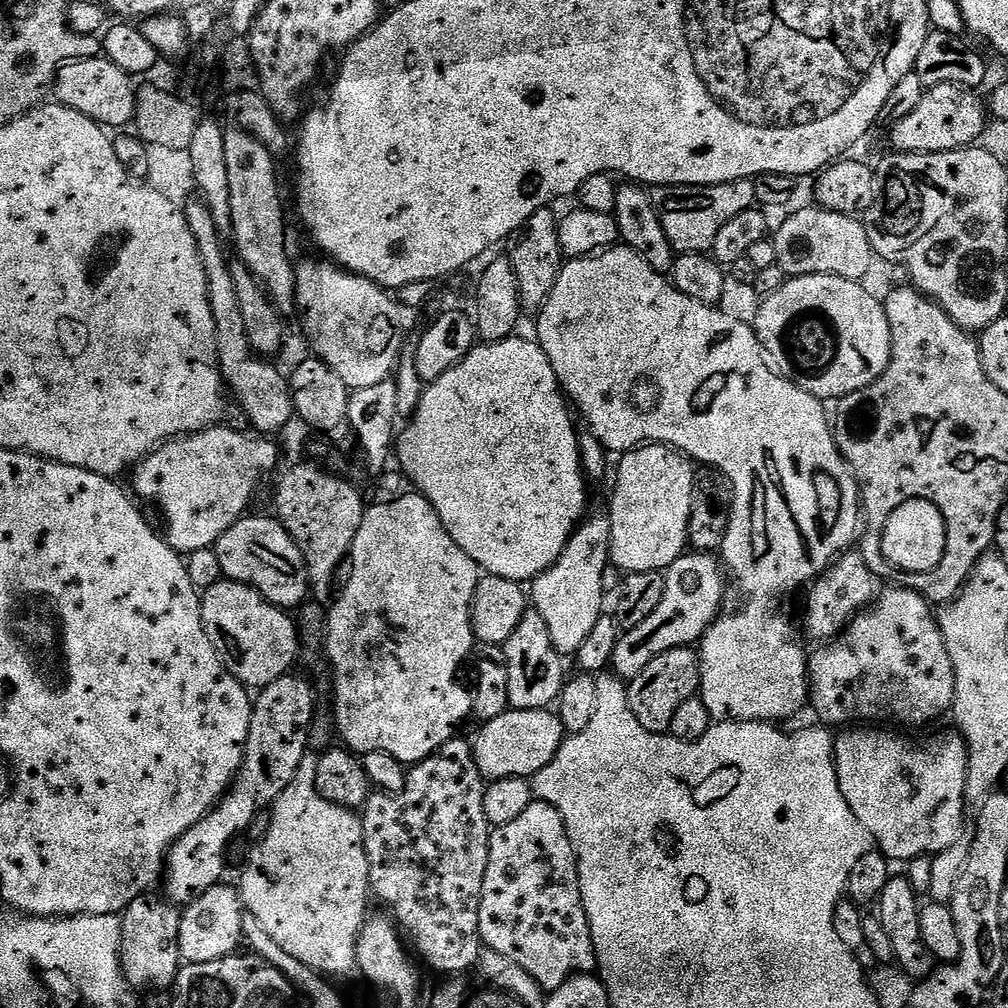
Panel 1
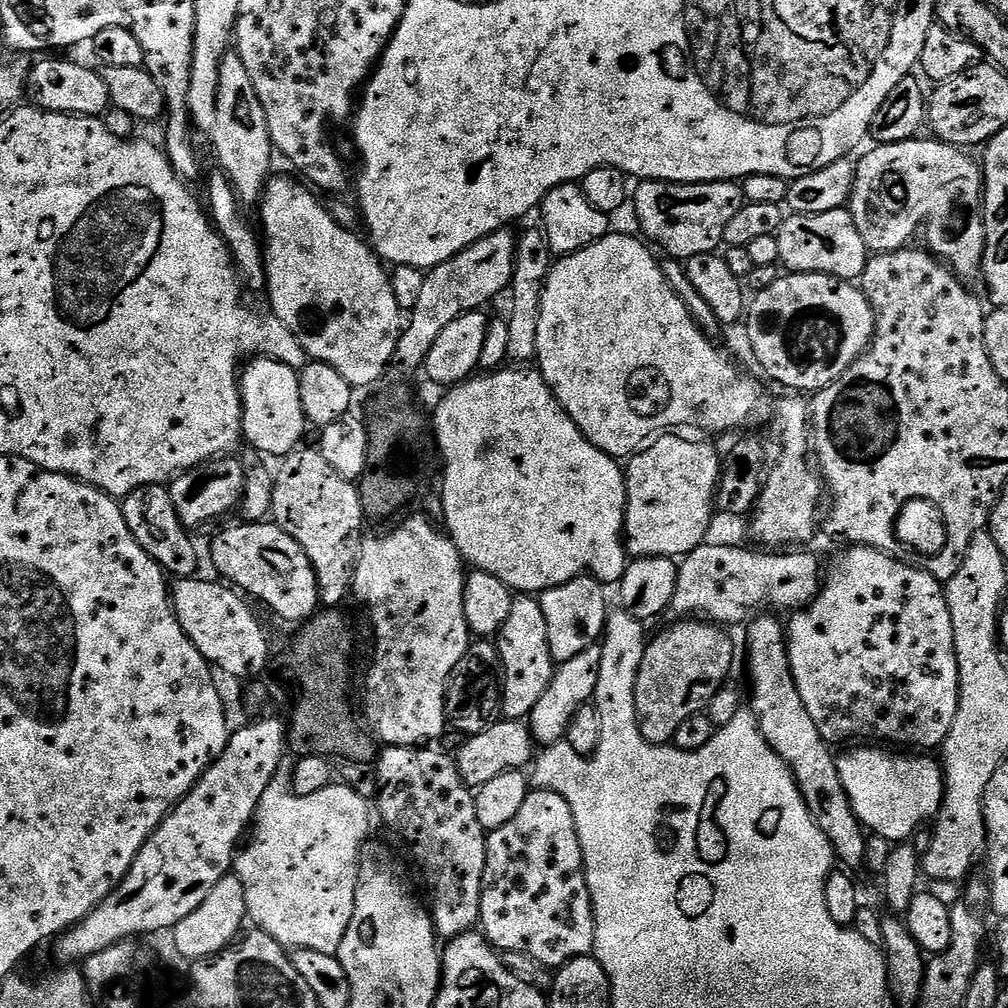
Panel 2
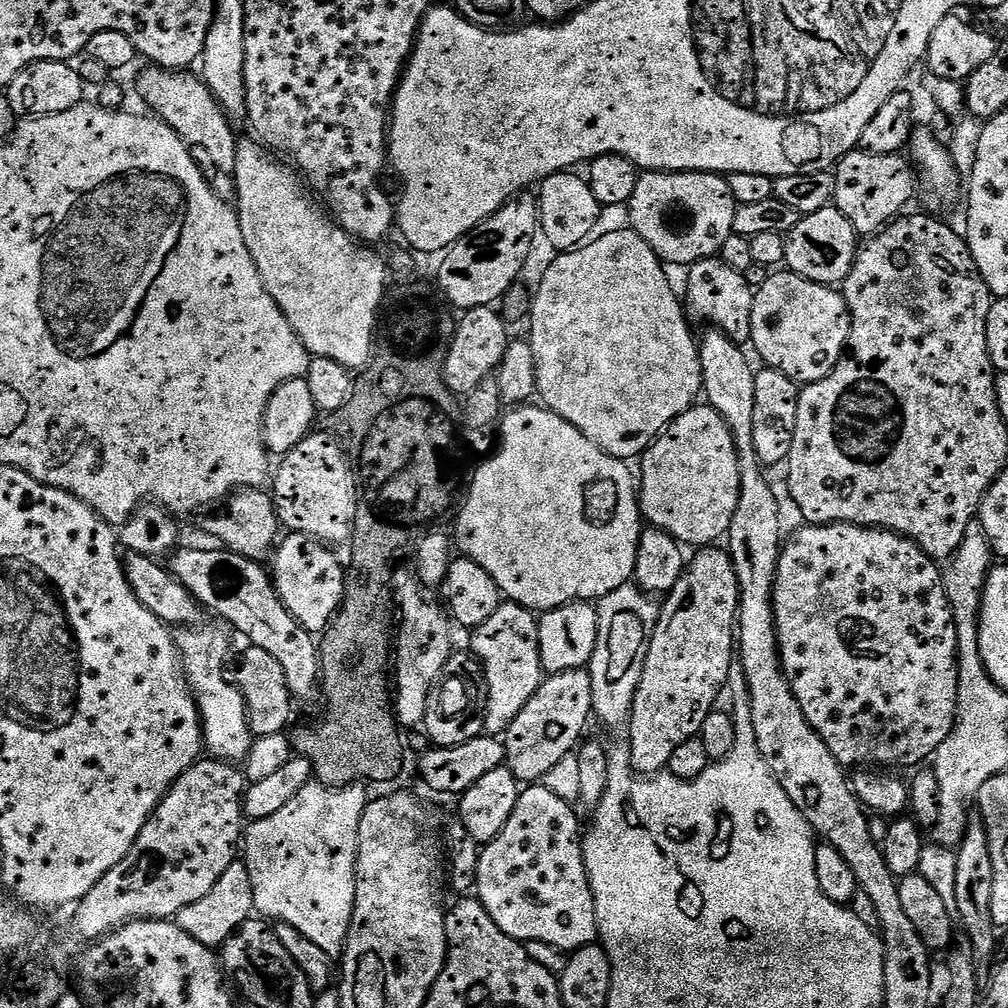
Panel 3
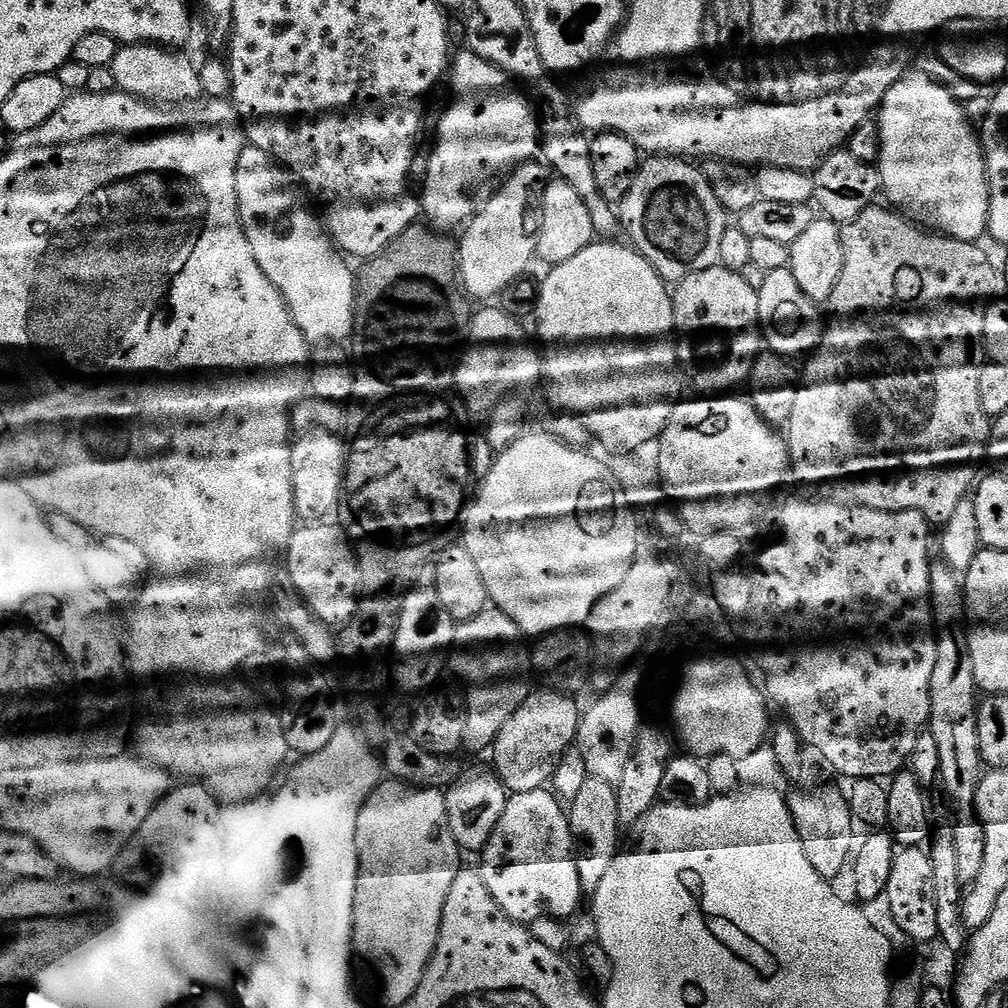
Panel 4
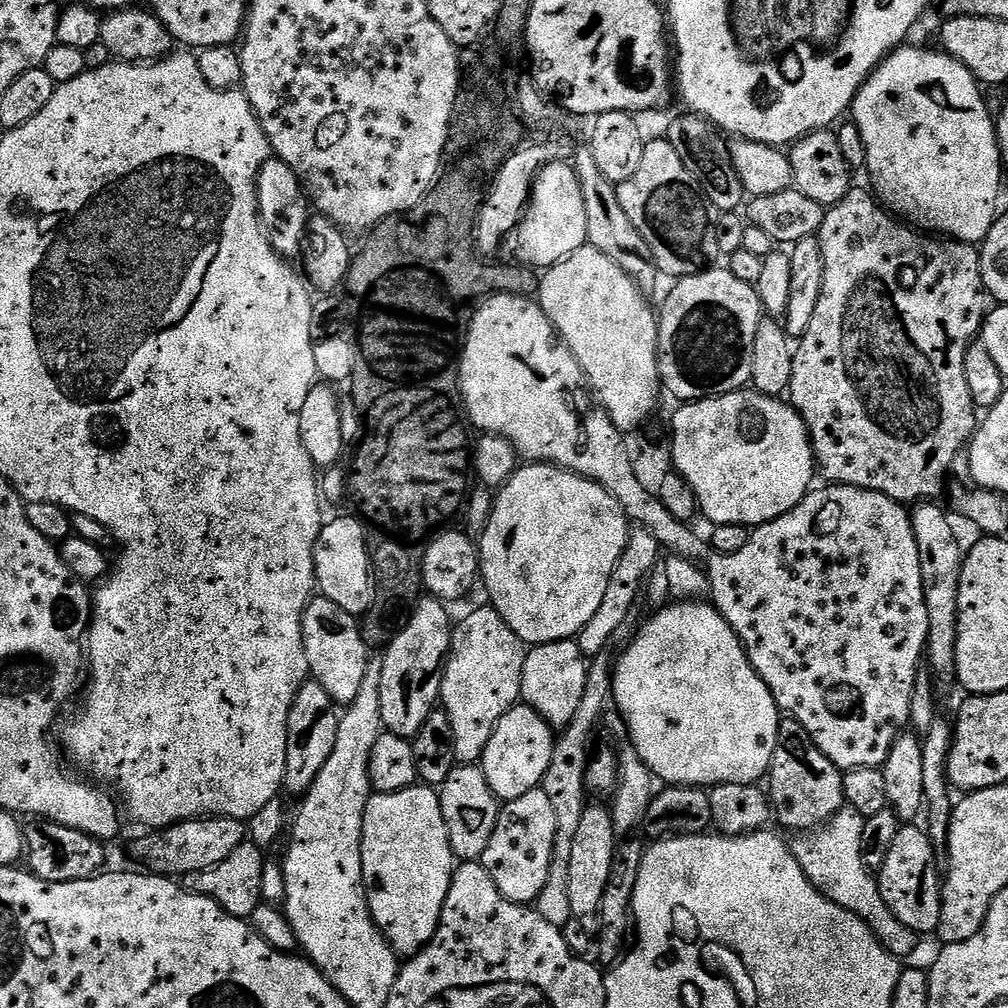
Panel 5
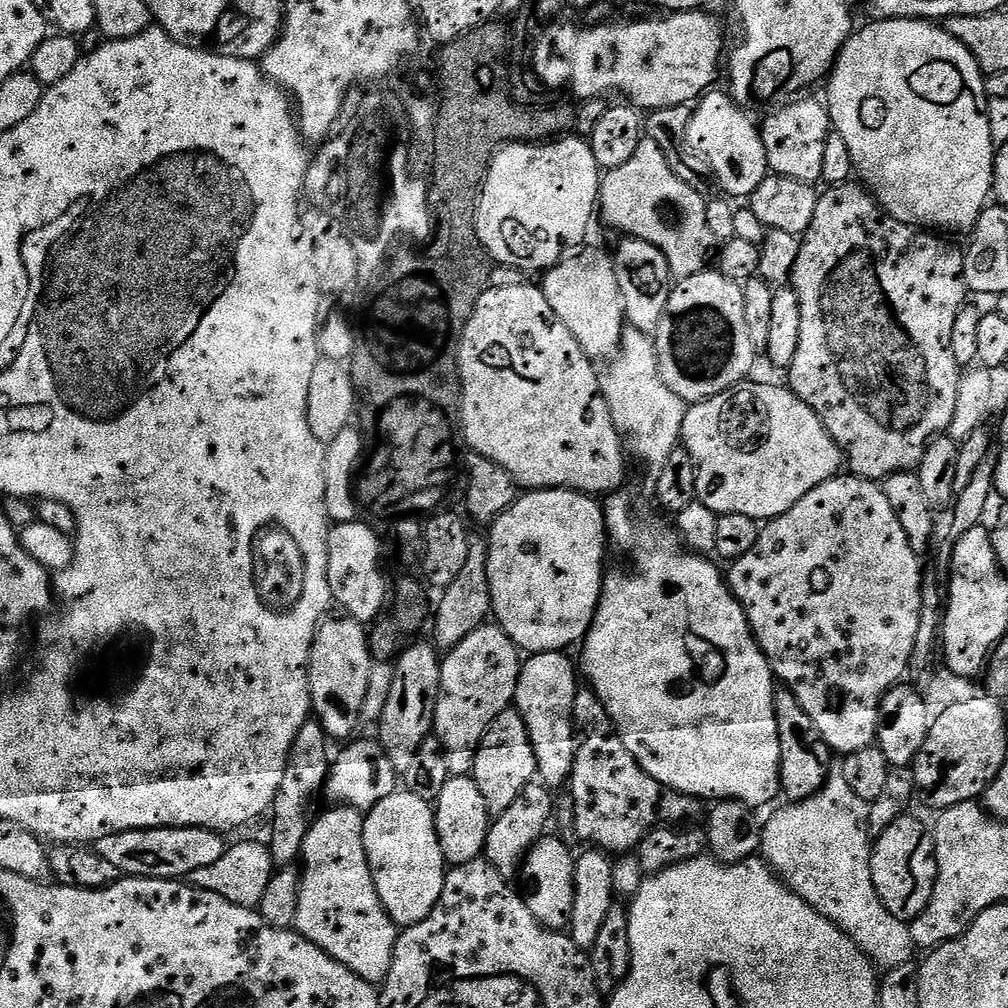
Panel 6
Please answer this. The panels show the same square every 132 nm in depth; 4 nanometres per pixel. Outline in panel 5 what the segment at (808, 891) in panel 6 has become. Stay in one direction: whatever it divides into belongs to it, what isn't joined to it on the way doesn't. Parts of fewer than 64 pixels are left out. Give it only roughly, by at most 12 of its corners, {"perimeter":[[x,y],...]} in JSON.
{"perimeter":[[839,808],[790,847],[806,878],[898,958],[902,926],[862,856],[865,817]]}

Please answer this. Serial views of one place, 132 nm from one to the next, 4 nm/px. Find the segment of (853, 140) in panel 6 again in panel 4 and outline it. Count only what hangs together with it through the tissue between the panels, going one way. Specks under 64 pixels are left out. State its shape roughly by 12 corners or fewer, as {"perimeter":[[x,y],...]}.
{"perimeter":[[948,88],[878,109],[882,196],[955,240],[988,231],[984,150]]}

